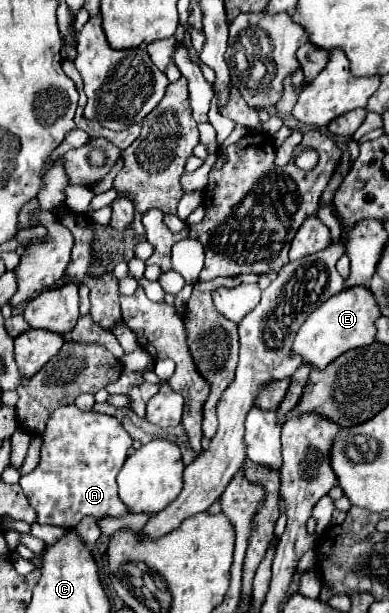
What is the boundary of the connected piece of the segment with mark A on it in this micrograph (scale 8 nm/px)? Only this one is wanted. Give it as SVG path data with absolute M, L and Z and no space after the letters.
M76 404L56 408L42 434L38 466L28 476L20 478L20 486L38 514L38 522L76 528L86 516L126 516L130 510L118 496L116 476L130 446L132 438L118 418L94 410L78 410Z

